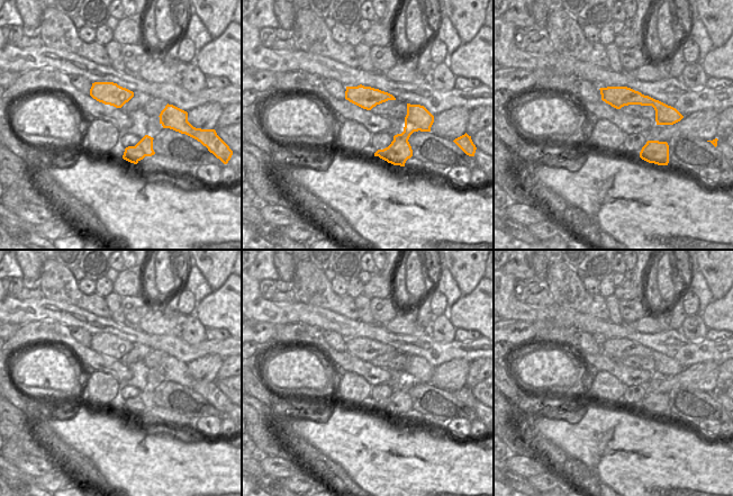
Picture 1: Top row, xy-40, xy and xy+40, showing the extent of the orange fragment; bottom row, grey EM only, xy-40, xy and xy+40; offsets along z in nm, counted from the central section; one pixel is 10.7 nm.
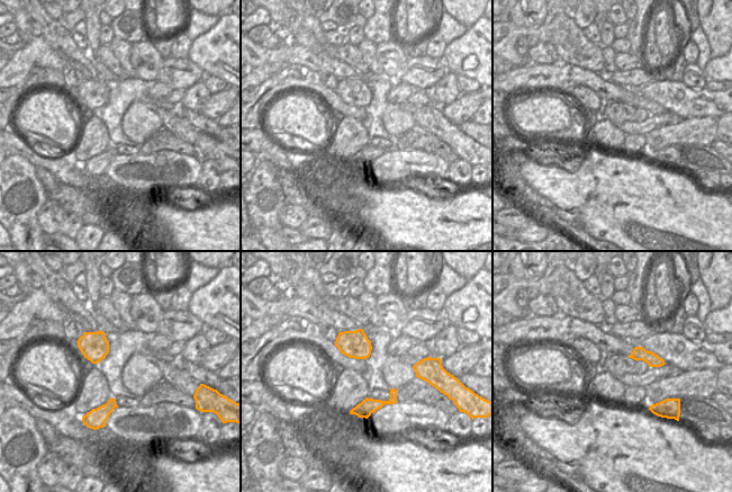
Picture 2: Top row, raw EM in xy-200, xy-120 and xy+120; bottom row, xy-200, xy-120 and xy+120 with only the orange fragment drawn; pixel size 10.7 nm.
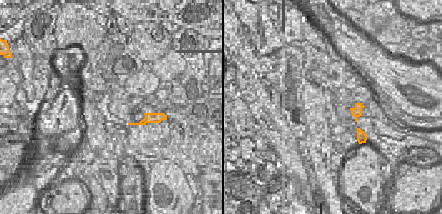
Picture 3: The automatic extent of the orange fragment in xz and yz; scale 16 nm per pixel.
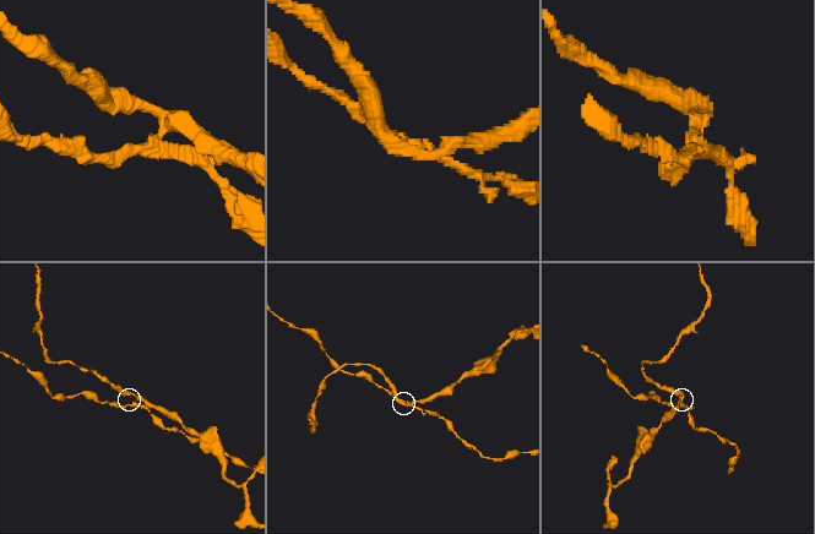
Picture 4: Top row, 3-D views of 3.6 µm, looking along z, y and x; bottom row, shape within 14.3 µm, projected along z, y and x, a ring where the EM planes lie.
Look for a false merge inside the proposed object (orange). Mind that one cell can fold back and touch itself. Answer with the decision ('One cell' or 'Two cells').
Two cells.

